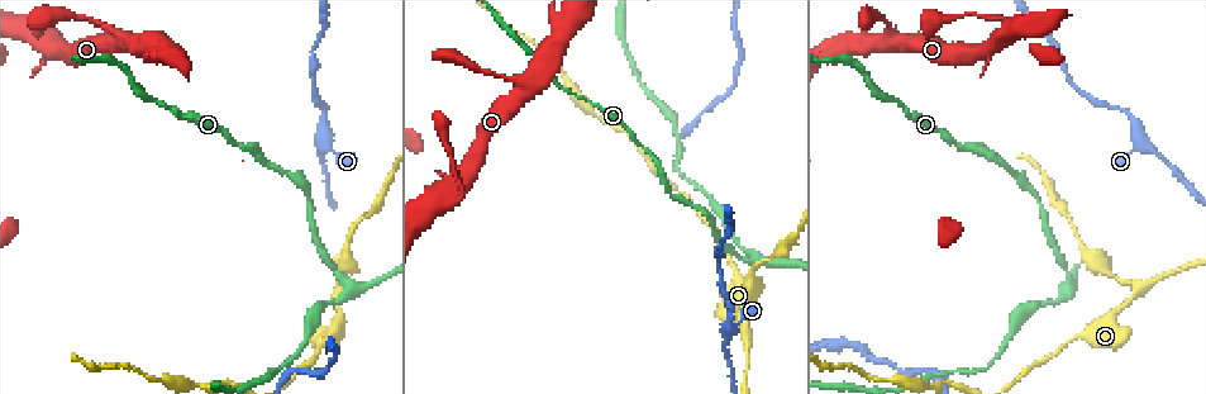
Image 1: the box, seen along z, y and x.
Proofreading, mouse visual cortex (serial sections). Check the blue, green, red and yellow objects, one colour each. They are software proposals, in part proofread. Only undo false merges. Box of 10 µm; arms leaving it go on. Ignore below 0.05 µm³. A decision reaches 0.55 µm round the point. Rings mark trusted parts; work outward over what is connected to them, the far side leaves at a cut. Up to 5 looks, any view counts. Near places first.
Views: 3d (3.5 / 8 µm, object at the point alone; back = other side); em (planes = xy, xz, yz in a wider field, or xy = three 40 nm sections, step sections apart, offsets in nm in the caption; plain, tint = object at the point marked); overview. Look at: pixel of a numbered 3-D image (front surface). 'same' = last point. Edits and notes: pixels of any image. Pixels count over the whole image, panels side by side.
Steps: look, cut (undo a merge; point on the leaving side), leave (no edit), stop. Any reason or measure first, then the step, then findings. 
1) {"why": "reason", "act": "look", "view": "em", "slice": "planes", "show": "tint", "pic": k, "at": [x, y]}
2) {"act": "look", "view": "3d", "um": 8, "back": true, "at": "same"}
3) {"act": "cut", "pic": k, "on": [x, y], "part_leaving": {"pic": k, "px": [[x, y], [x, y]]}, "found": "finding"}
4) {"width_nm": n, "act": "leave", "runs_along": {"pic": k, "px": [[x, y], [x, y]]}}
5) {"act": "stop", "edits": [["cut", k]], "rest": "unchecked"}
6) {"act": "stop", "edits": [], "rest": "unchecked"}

{"why": "sudden change in width", "act": "look", "view": "3d", "um": 3.5, "pic": 1, "at": [731, 312]}

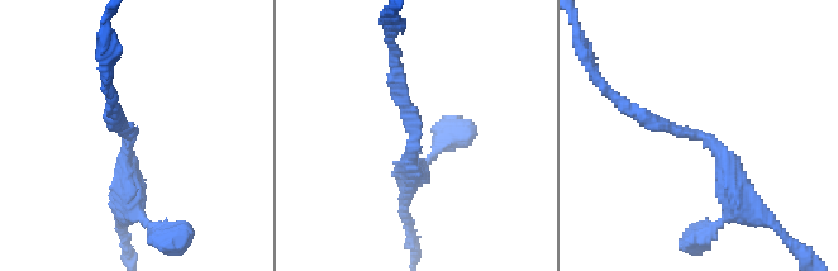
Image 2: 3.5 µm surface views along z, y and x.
{"arm_widths_nm": [200, 350], "act": "look", "view": "em", "slice": "xy", "step": 2, "show": "tint", "pic": 2, "at": [129, 138]}

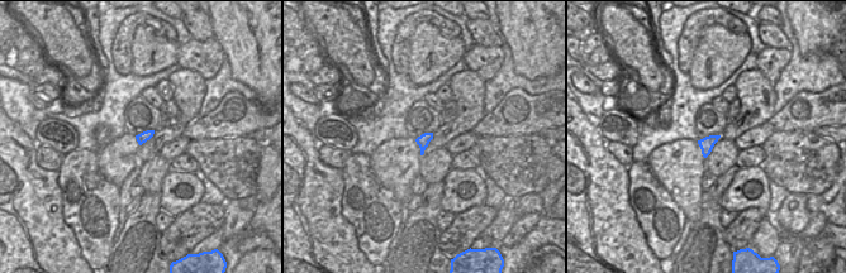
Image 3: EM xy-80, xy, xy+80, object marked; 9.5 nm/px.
{"act": "leave", "runs_along": {"pic": 2, "px": [[732, 207], [710, 141], [636, 110]]}, "found": "one cell here"}

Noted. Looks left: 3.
{"why": "arms part here", "act": "look", "view": "3d", "um": 3.5, "pic": 1, "at": [758, 258]}

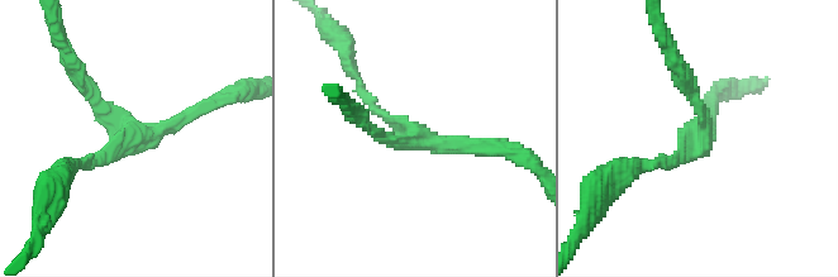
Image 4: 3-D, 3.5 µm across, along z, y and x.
{"arms": 3, "arm_widths_nm": [150, 150, 200], "act": "look", "view": "em", "slice": "xy", "step": 1, "show": "tint", "pic": 4, "at": [125, 137]}

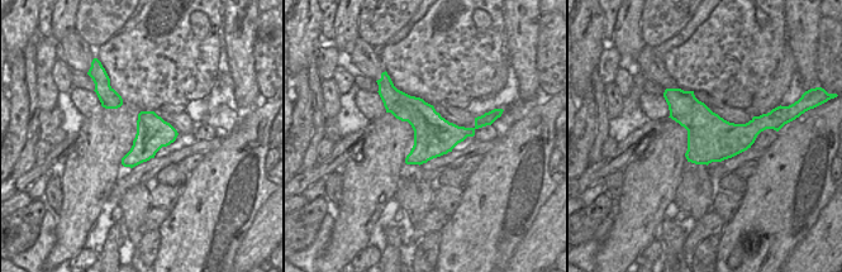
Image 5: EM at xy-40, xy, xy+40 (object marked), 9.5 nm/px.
{"act": "leave", "found": "continuous, no second cell"}

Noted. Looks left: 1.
{"act": "stop", "edits": [], "rest": "unchecked"}

